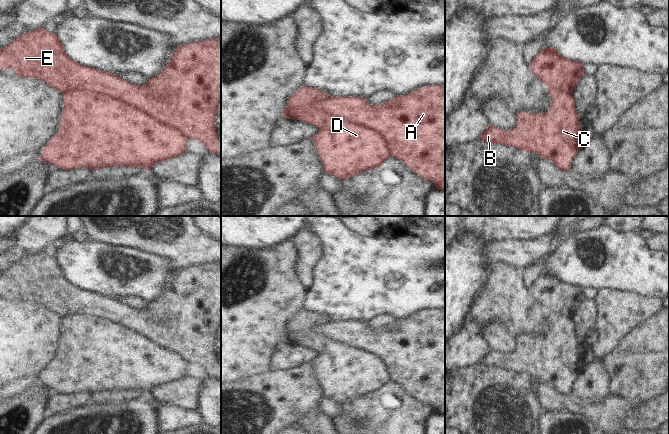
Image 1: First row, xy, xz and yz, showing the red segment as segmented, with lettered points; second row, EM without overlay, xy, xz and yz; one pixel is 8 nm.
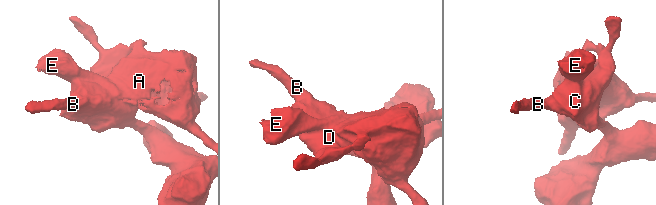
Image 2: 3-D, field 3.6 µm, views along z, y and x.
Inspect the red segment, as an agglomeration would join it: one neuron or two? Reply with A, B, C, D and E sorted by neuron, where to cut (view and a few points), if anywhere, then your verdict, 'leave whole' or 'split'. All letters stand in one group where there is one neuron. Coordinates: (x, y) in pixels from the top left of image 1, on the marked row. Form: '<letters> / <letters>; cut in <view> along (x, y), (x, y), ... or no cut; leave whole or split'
A E / B C D; cut in xy along (63, 93), (86, 90), (109, 94), (147, 111), (189, 137); split

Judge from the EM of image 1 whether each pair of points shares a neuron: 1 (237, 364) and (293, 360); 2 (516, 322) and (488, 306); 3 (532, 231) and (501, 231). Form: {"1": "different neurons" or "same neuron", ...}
{"1": "different neurons", "2": "same neuron", "3": "same neuron"}

